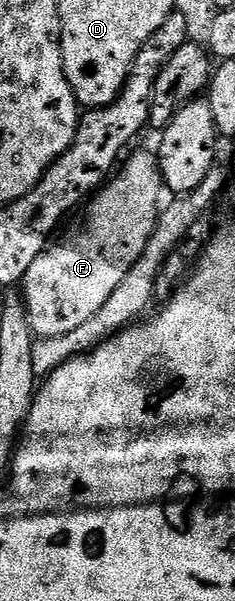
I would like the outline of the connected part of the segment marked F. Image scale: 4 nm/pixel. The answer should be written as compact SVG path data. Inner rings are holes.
M153 151L133 152L125 157L113 179L103 184L85 205L86 221L83 222L82 229L71 240L47 247L46 251L40 254L40 258L36 258L32 266L28 266L25 278L20 281L20 295L26 303L28 326L35 337L50 339L66 335L96 314L111 297L116 286L123 281L128 270L139 261L152 232L156 230L160 209L164 204L164 185L158 157Z

